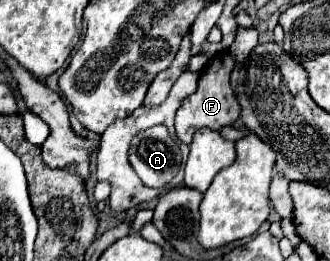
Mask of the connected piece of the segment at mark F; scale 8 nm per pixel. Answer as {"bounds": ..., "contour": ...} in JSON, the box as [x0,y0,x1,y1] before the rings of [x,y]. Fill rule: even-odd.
{"bounds":[176,53,240,145],"contour":[[[222,53],[222,55],[216,55],[210,65],[204,69],[204,73],[200,75],[200,83],[198,83],[198,89],[186,97],[176,113],[176,135],[182,143],[190,145],[192,143],[192,135],[202,129],[202,127],[208,127],[208,129],[214,129],[214,131],[220,131],[222,127],[228,127],[228,125],[234,125],[236,119],[240,117],[240,105],[234,97],[234,91],[230,87],[230,71],[234,67],[234,61],[228,53]]]}

